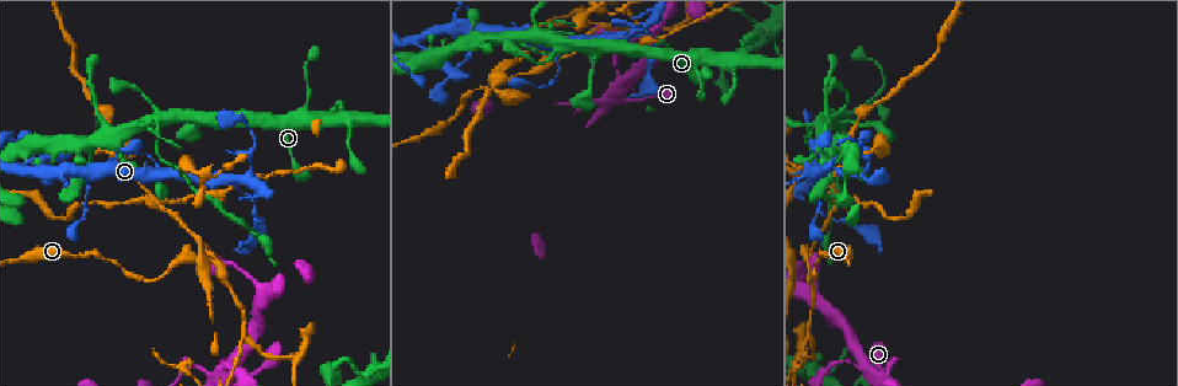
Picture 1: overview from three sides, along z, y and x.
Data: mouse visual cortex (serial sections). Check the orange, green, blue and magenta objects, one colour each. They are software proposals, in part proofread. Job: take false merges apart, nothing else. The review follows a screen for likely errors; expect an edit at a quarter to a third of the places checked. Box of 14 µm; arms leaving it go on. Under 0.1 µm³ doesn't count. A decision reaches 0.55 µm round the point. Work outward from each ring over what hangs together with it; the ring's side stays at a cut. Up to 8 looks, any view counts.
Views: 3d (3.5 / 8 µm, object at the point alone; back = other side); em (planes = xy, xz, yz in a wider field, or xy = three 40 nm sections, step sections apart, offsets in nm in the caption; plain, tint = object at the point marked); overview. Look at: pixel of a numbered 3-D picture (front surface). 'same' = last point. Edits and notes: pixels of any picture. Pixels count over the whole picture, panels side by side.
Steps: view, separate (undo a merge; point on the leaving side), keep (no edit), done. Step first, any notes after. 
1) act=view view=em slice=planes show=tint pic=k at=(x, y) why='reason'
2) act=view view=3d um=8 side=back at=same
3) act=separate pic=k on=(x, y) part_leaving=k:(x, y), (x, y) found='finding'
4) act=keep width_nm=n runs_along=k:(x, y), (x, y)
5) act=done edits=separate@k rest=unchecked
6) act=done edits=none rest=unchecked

act=view view=em slice=xy step=3 show=tint pic=1 at=(889, 366) why='abrupt turn'

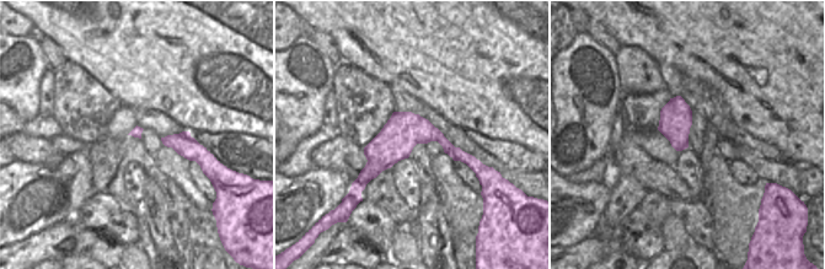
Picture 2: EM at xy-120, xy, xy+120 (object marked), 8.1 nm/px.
act=view view=3d um=3.5 at=same why='wider look'

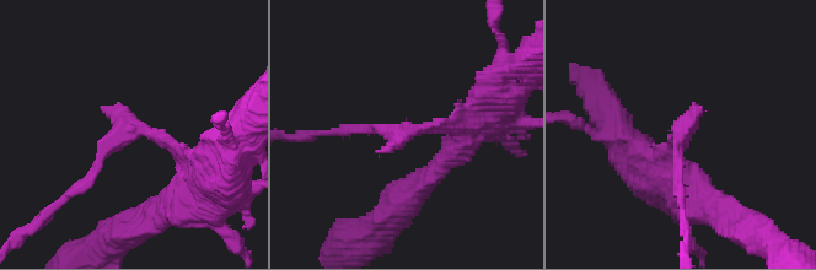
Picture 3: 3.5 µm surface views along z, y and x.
act=keep runs_along=3:(200, 172), (162, 138), (128, 130), (75, 187) found='continuous, no second cell'

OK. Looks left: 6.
act=view view=3d um=3.5 pic=1 at=(816, 205) why='thin neck'

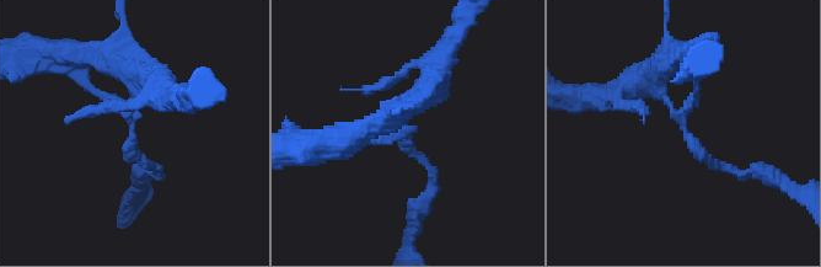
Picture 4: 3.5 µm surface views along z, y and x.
act=view view=em slice=xy step=2 show=tint pic=4 at=(408, 132)

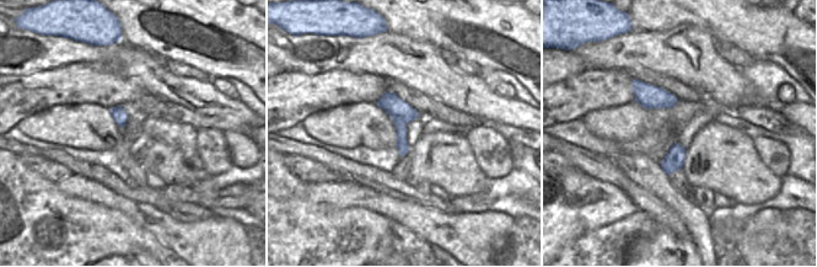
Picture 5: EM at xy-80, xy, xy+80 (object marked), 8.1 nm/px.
act=separate pic=4 on=(704, 158) width_nm=190 part_leaving=4:(681, 124), (719, 166), (763, 174) found='two cells meet here'

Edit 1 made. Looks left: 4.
act=view view=overview why='see it whole again'

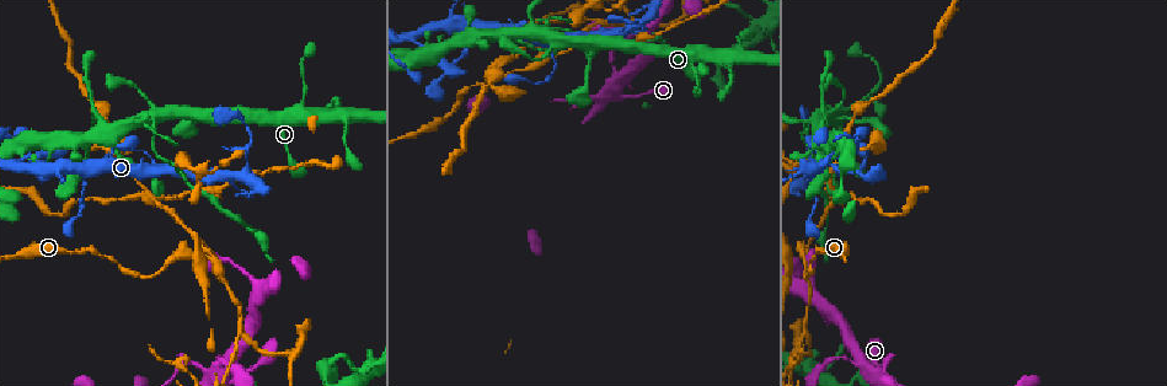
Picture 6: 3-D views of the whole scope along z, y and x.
act=view view=em slice=planes show=tint pic=6 at=(817, 112) why='small branch off a trunk'

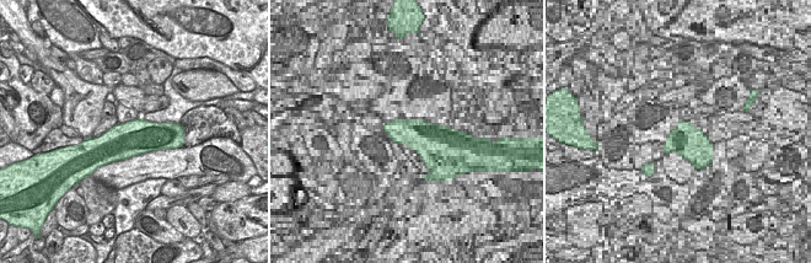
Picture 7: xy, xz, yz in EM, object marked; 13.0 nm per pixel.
act=view view=3d um=3.5 side=back at=same

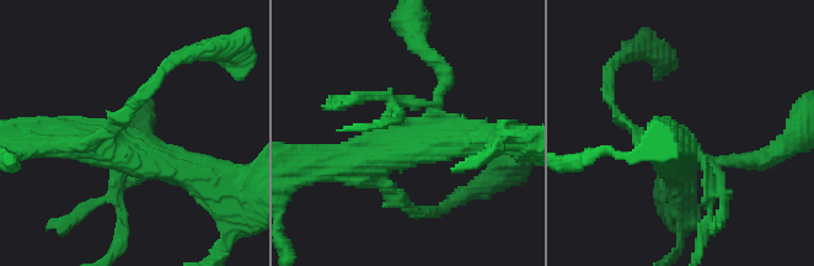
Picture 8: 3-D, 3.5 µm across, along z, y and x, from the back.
act=separate pic=8 on=(121, 233) part_leaving=8:(116, 187), (121, 240), (108, 255) found='two cells meet here'

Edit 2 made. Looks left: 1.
act=view view=3d um=3.5 pic=6 at=(816, 253) why='thin neck'

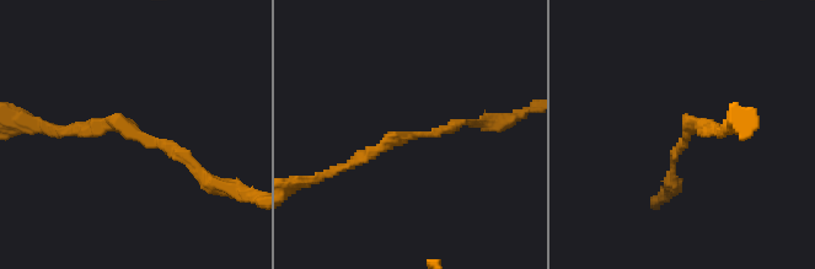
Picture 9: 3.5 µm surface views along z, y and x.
act=keep runs_along=9:(81, 129), (153, 136), (216, 186) found='one cell here'

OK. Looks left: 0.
act=done edits=separate@4,separate@8 rest=unchecked

